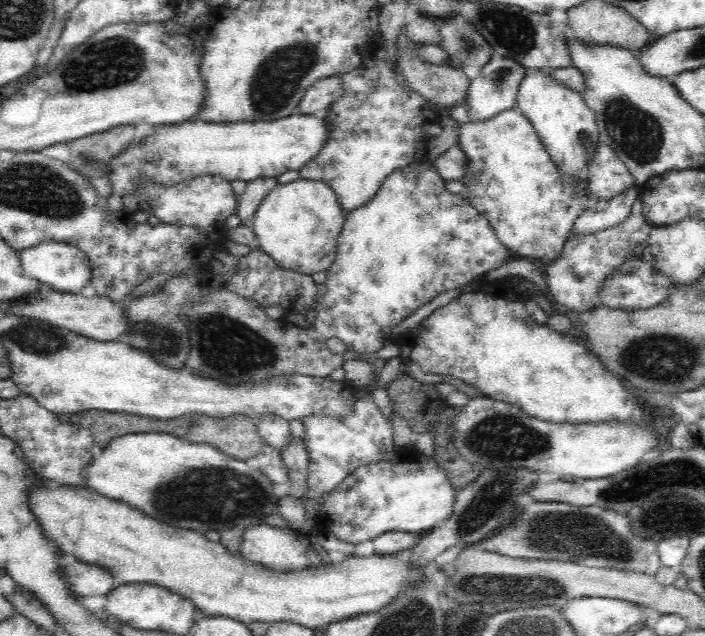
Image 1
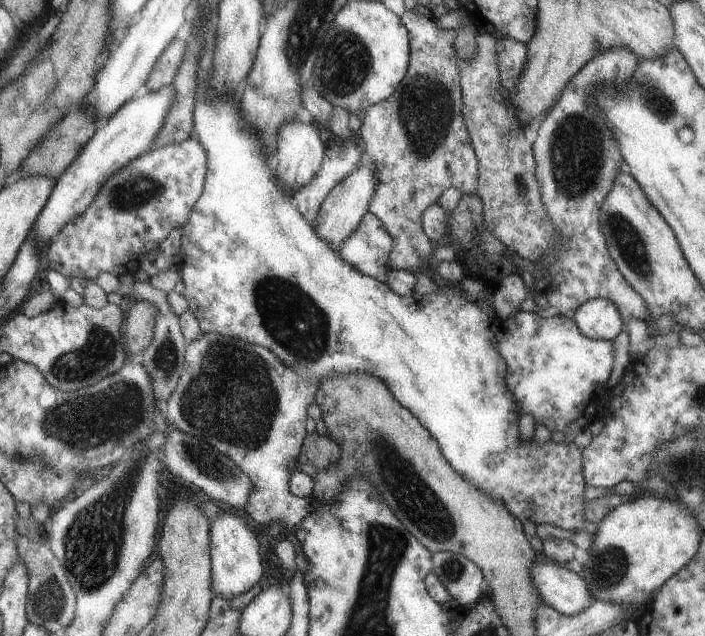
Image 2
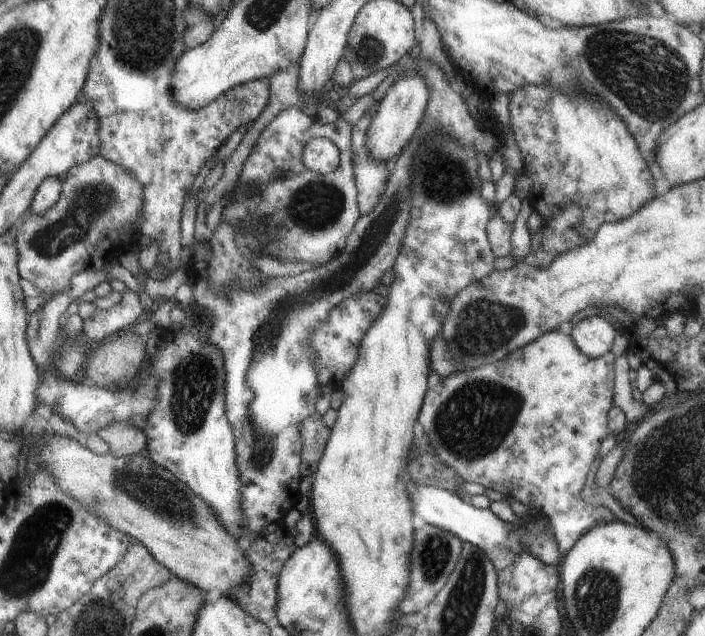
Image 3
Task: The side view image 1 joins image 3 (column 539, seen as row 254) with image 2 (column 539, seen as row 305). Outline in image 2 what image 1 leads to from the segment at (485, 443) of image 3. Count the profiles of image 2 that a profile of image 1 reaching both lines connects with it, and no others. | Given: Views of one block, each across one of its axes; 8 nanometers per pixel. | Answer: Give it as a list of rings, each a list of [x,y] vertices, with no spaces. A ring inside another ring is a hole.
[[[518,311],[514,318],[501,324],[496,332],[496,350],[507,364],[506,386],[520,402],[522,414],[532,414],[535,424],[546,426],[550,432],[577,435],[601,416],[603,403],[609,400],[611,388],[608,378],[614,364],[614,346],[610,340],[596,340],[584,336],[576,321],[564,316],[542,317],[535,312]]]

